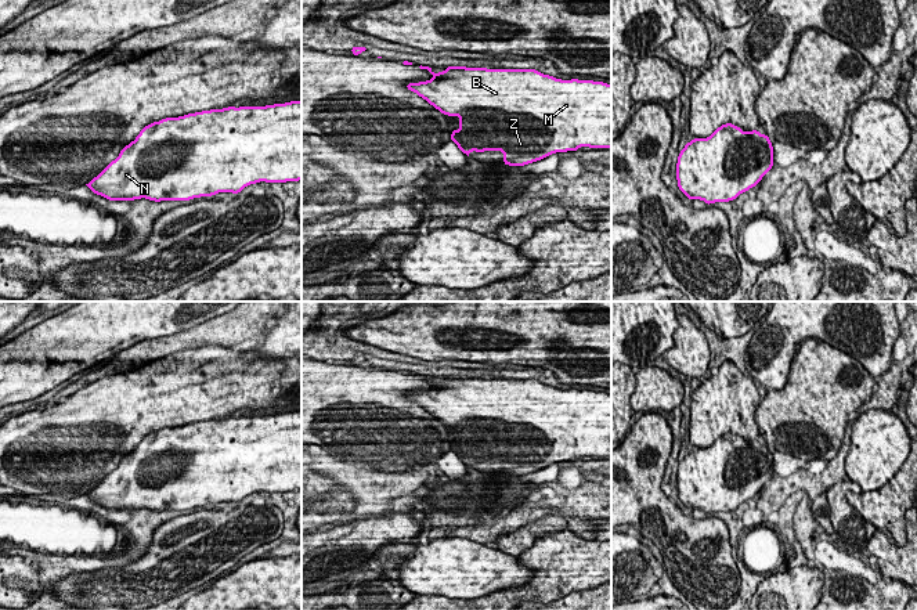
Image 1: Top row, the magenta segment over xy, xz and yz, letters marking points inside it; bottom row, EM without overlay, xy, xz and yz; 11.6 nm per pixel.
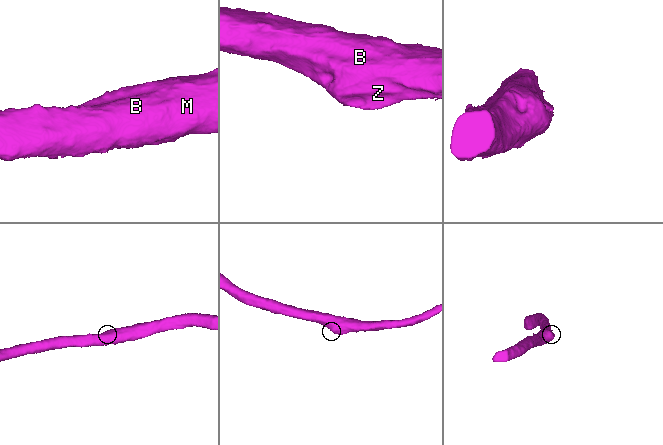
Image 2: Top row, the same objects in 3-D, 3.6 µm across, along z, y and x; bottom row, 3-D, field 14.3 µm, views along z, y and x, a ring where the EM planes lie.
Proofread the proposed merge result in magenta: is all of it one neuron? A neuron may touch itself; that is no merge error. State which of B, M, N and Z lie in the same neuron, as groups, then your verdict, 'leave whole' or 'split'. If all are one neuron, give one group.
B M N Z | leave whole

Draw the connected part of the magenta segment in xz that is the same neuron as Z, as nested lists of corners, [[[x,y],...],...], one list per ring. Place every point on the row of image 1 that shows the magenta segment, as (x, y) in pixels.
[[[419,66],[420,69],[427,69],[433,77],[426,82],[407,83],[409,91],[416,93],[419,97],[426,100],[430,105],[438,109],[441,113],[448,116],[459,118],[459,129],[452,130],[451,141],[454,141],[458,148],[469,156],[472,151],[501,151],[503,154],[503,165],[509,166],[526,166],[528,163],[548,158],[556,152],[577,151],[581,147],[589,148],[611,148],[611,84],[604,82],[593,80],[562,80],[549,75],[544,75],[537,69],[487,69],[487,68],[466,68],[466,66],[447,66],[444,72],[434,73],[429,66]]]

